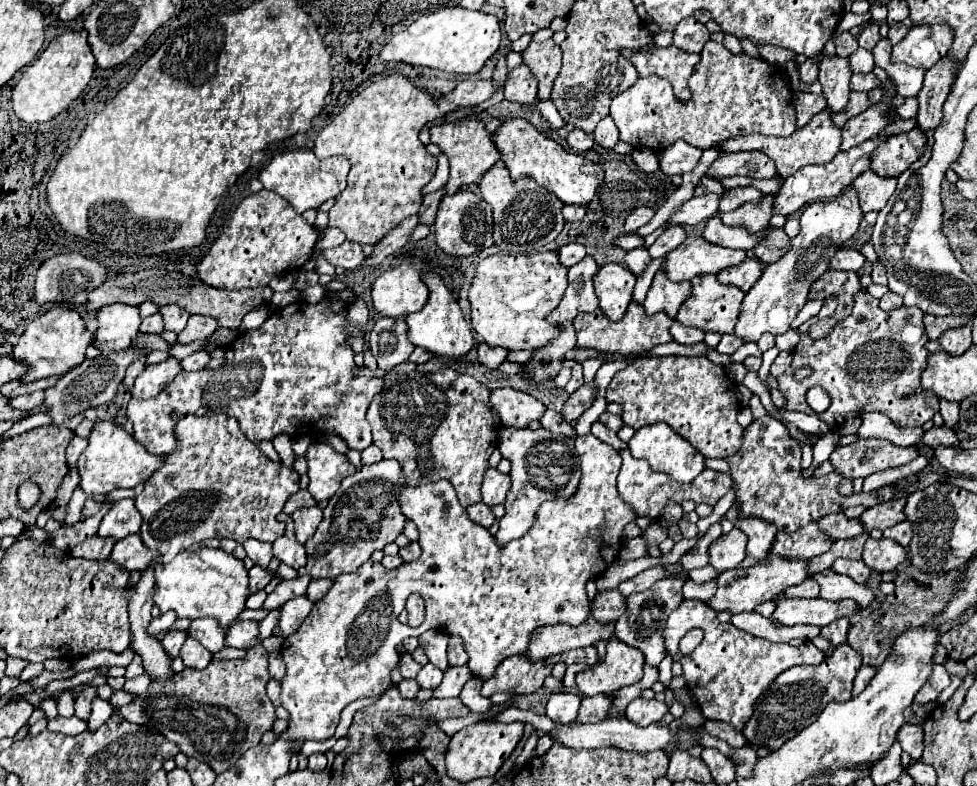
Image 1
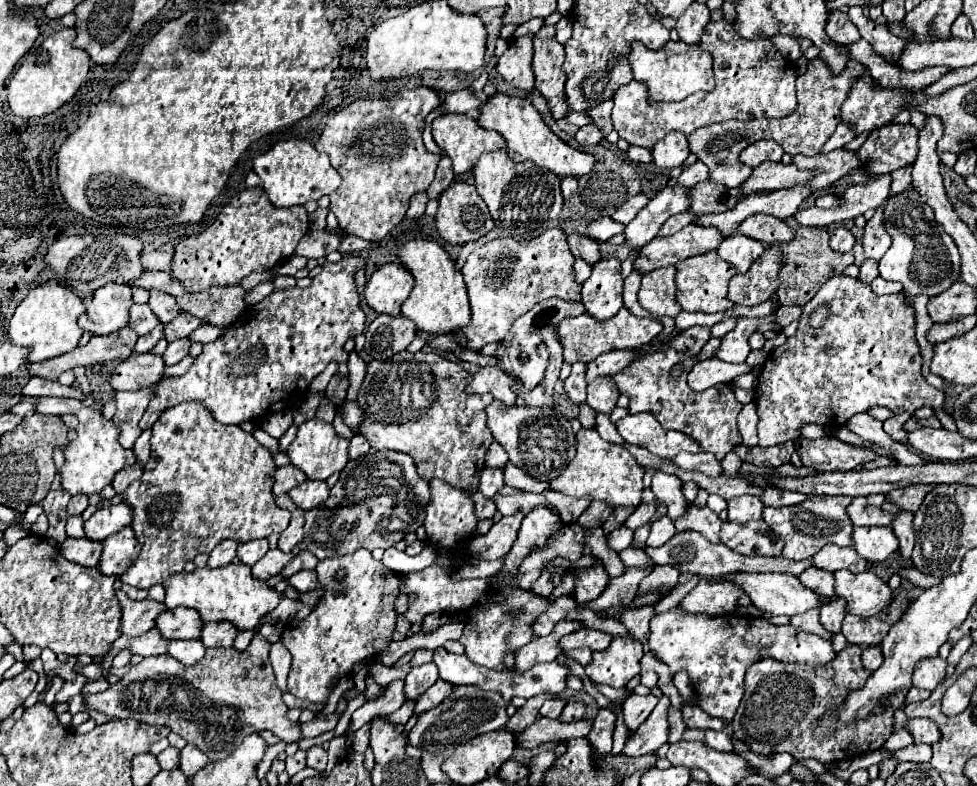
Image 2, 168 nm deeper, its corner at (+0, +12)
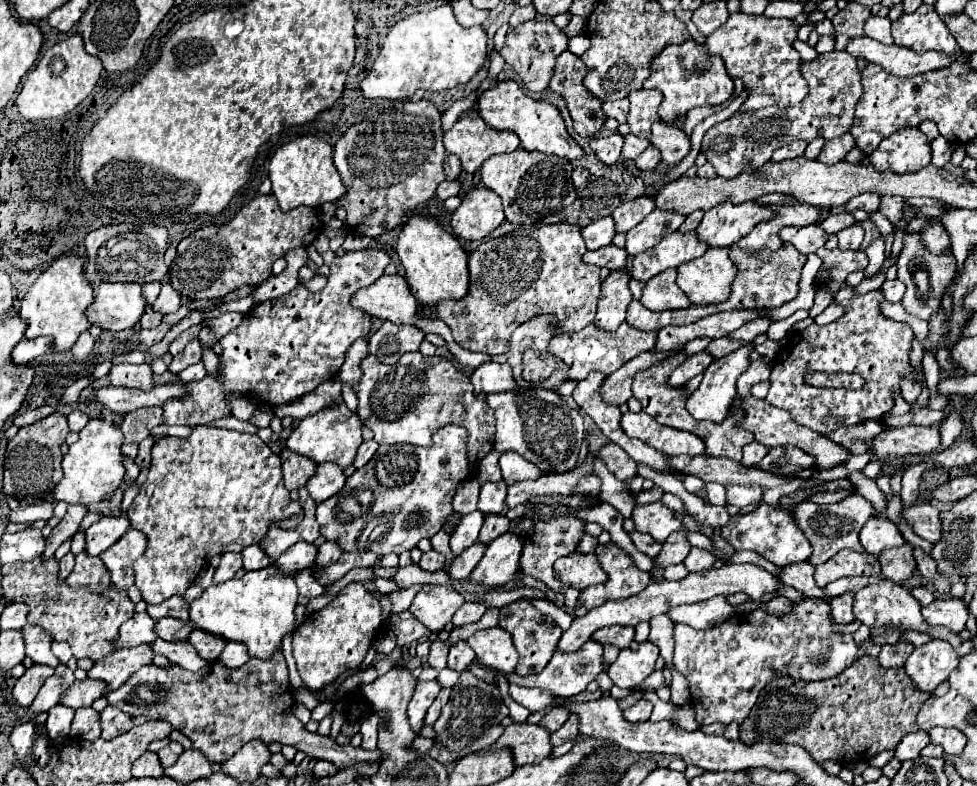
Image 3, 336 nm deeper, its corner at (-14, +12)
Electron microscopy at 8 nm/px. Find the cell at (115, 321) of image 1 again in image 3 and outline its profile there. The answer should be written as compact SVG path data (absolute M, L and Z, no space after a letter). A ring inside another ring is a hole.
M101 283L95 301L87 309L91 325L109 331L133 329L145 309L139 283Z

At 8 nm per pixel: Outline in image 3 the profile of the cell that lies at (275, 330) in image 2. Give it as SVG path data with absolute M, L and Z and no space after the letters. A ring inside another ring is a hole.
M363 249L363 251L347 251L341 257L335 257L331 263L331 271L327 277L327 287L319 293L311 293L307 287L297 285L291 293L285 297L279 297L275 301L261 303L253 307L249 313L245 313L241 325L227 333L225 337L219 339L223 353L219 355L219 369L215 375L207 375L201 381L189 381L185 383L185 395L183 397L171 397L163 405L163 423L165 425L211 425L217 419L231 417L231 395L241 395L247 397L255 403L267 403L271 407L283 405L283 403L293 403L301 399L305 393L311 393L321 385L323 381L333 379L343 361L345 353L351 347L351 343L363 335L369 335L371 331L371 317L363 311L351 305L353 293L359 289L375 283L381 275L383 269L389 265L391 257L385 251L379 249Z

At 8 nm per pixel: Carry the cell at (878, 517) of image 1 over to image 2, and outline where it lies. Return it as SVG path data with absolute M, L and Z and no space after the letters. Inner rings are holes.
M909 485L909 487L893 489L893 493L889 493L887 499L893 501L899 509L915 513L921 507L921 501L929 493L929 489L931 489L931 485Z

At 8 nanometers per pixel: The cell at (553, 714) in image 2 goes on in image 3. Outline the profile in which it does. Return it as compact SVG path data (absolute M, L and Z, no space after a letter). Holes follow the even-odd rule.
M553 707L541 721L539 721L539 725L543 725L543 727L547 727L547 729L551 729L551 731L557 731L565 721L569 719L569 711L567 711L567 707Z

